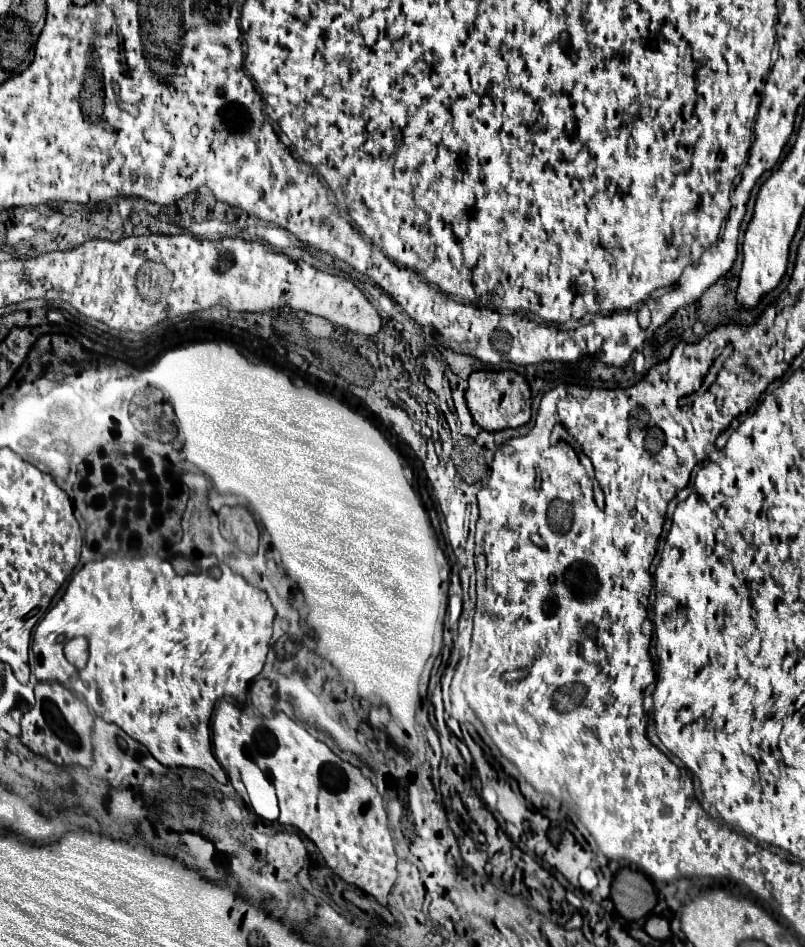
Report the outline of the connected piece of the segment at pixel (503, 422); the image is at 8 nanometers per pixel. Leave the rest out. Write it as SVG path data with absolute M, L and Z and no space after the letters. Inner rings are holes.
M474 371L468 379L466 403L474 421L486 431L500 431L508 427L520 427L530 421L532 415L532 397L530 385L526 379L516 373L494 373L494 371Z

